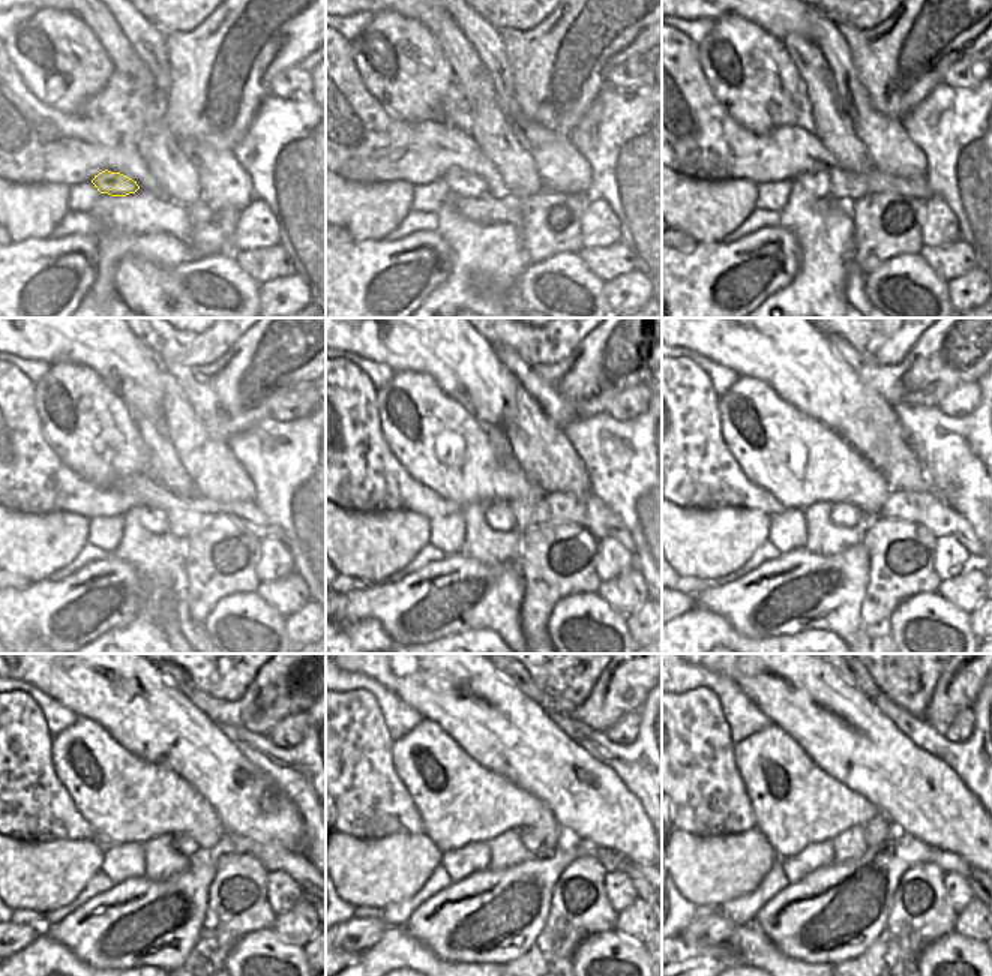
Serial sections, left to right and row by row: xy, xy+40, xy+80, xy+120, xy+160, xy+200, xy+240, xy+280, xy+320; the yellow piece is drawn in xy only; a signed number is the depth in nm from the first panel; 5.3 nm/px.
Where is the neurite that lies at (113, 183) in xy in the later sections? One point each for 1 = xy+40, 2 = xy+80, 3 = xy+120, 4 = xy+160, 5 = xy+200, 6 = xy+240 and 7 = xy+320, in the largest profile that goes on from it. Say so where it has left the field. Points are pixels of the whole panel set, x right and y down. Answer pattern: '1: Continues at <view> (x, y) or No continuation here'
1: Continues at xy+40 (459, 183)
2: Continues at xy+80 (818, 183)
3: Continues at xy+120 (152, 519)
4: Continues at xy+160 (499, 516)
5: Continues at xy+200 (844, 514)
6: Continues at xy+240 (185, 844)
7: Continues at xy+320 (877, 831)

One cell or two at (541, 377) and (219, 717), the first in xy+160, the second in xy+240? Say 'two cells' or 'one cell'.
one cell

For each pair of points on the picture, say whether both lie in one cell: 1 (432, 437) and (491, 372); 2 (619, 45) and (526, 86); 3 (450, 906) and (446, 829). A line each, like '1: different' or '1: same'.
1: different
2: same
3: different

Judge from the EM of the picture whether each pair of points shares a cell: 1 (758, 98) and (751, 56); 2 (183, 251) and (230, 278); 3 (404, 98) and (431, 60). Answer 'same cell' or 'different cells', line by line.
1: same cell
2: different cells
3: same cell

